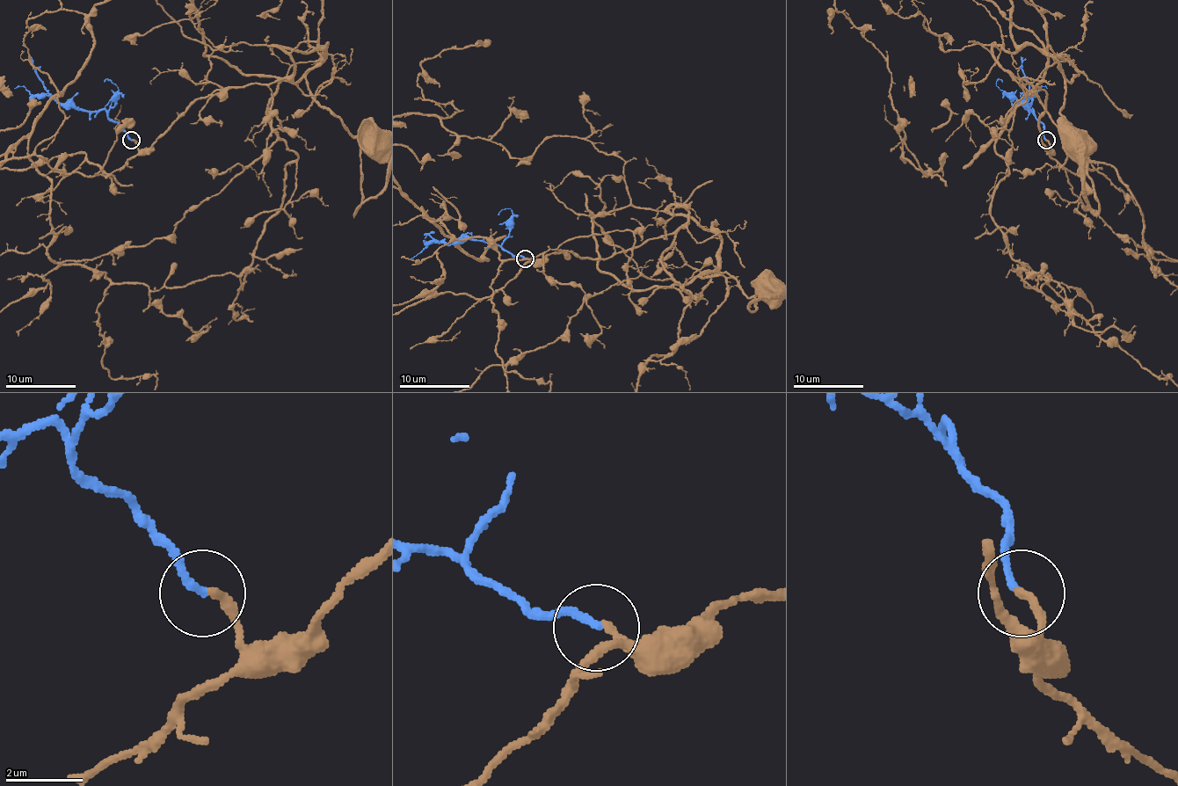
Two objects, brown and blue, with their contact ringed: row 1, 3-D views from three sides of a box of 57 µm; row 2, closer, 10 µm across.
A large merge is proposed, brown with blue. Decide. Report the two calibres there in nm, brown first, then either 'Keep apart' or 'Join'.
Thickness 220 nm (brown) against 190 nm. Join

